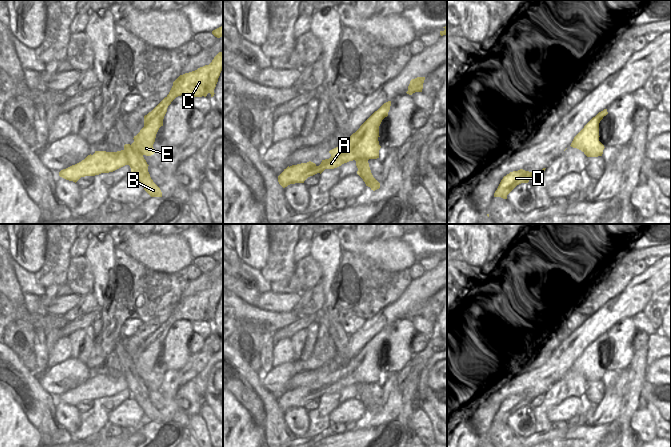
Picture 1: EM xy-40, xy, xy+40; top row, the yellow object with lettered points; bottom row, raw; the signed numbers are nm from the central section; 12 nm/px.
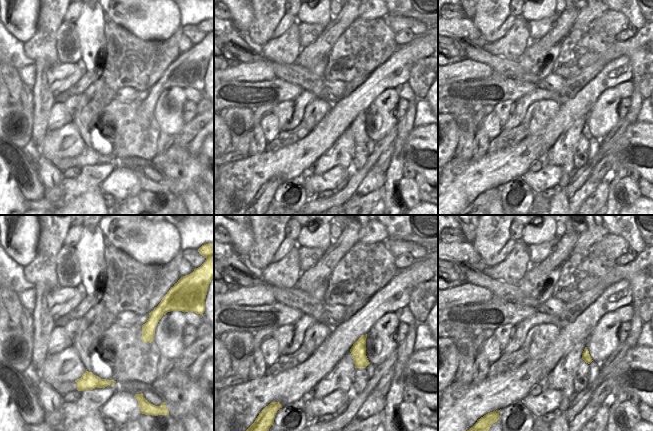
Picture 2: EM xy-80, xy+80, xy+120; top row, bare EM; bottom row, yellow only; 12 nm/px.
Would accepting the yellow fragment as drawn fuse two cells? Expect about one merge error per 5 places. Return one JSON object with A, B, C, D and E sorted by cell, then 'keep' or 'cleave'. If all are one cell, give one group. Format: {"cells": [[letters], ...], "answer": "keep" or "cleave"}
{"cells": [["A", "C", "D", "E"], ["B"]], "answer": "cleave"}

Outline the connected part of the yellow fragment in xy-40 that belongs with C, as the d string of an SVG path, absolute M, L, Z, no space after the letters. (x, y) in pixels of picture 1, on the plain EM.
M219 276L209 289L198 292L195 295L180 299L174 306L169 318L147 339L144 340L144 351L134 360L134 366L125 368L124 373L117 376L95 375L93 379L88 379L81 386L72 389L59 396L59 400L73 406L77 406L81 401L95 400L101 397L113 396L125 389L129 389L131 393L148 392L148 388L144 383L144 379L151 380L155 377L153 368L156 358L161 350L167 336L168 330L178 320L186 319L189 321L206 321L208 317L214 320L214 313L218 306L221 295L223 294L223 276Z

